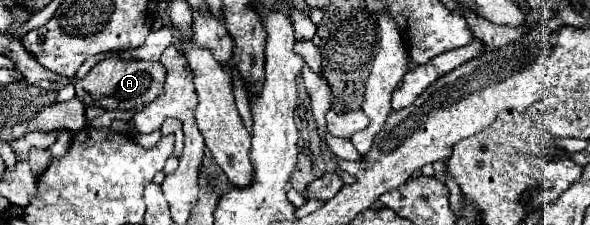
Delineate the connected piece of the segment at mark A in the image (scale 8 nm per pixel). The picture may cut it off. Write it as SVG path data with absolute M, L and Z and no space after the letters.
M107 57L101 63L97 63L85 77L75 81L75 95L85 101L85 105L99 105L107 111L127 111L139 105L149 105L157 99L159 91L163 91L163 79L165 79L165 67L159 61L139 61L131 59L125 61L121 57Z

